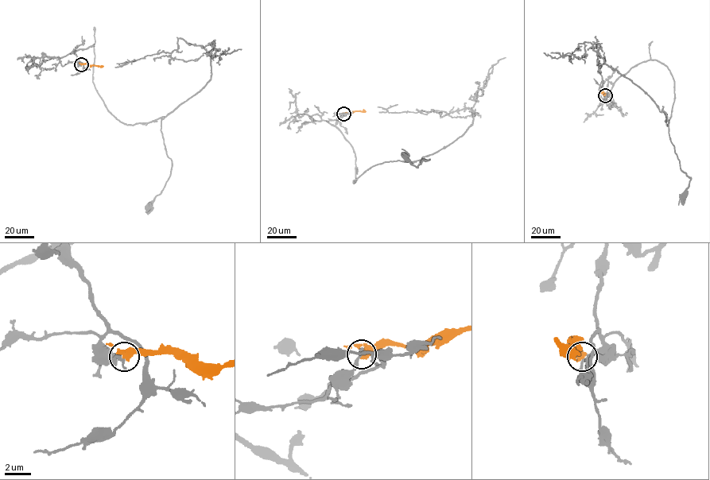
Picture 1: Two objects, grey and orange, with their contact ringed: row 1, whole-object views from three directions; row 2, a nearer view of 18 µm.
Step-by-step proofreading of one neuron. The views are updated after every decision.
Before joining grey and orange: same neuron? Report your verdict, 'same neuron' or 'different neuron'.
different neuron

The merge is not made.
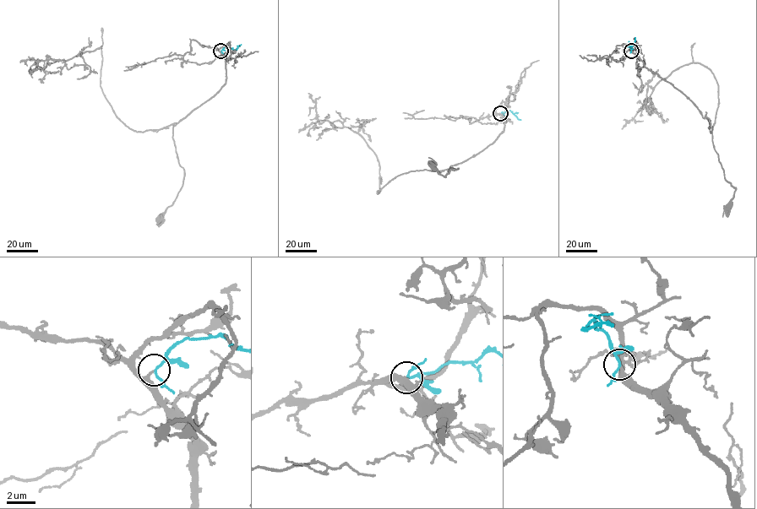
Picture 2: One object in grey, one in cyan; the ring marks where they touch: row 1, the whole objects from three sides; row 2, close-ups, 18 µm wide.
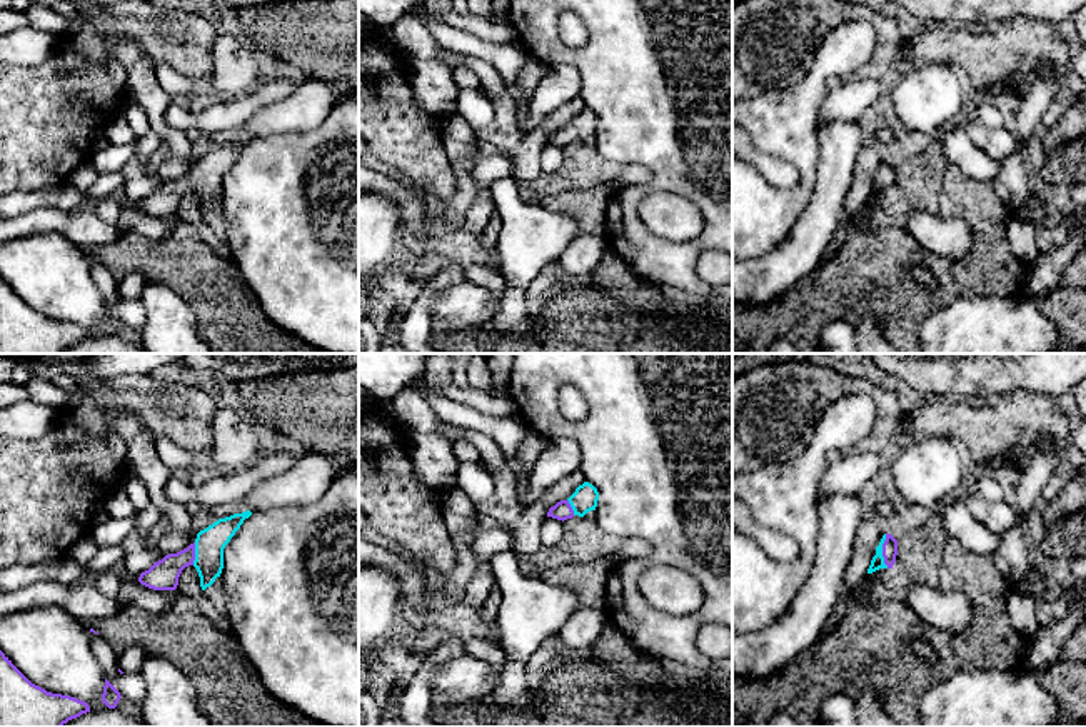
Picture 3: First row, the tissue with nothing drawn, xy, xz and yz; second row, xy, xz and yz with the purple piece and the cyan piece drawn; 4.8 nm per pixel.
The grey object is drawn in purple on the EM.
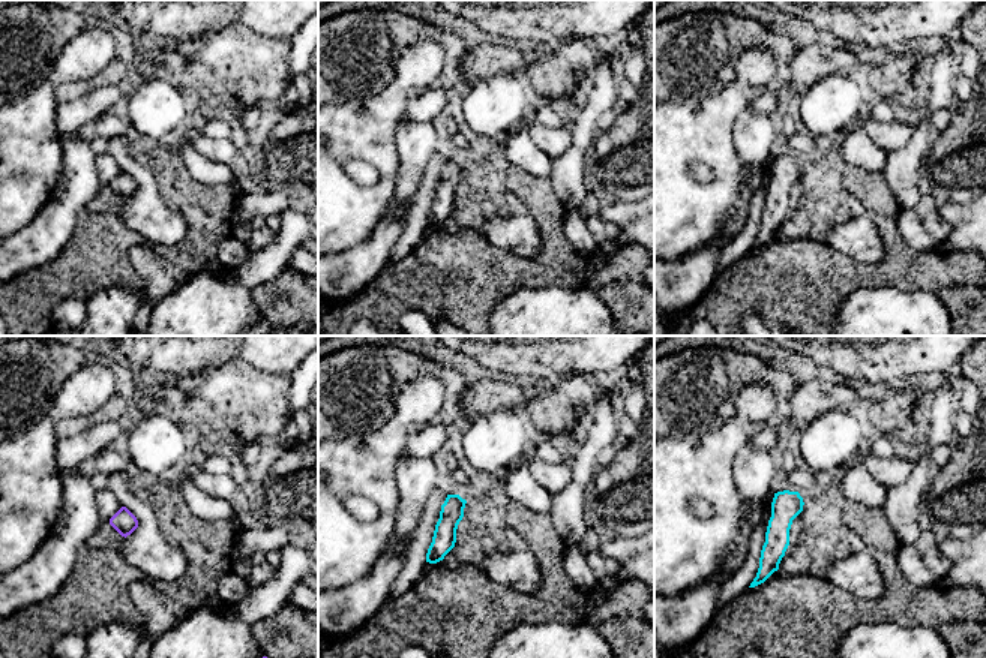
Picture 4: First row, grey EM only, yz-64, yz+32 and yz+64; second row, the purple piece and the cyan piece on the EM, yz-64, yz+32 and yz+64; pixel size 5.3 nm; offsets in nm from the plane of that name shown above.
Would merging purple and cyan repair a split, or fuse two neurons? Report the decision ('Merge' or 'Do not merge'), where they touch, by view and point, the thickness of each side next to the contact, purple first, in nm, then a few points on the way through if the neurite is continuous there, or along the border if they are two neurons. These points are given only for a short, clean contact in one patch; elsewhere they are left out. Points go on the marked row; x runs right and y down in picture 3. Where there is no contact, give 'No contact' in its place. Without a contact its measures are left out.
Merge. Touches purple at yz (883, 551). Thickness 80 nm (purple) against 60 nm. Path across: yz (889, 547), (883, 551), (878, 561)

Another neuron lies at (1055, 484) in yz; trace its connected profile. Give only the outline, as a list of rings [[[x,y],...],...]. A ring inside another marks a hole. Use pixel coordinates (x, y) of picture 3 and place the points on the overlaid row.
[[[1058,470],[1054,472],[1044,484],[1041,490],[1039,507],[1051,502],[1064,487],[1068,480],[1068,472]]]

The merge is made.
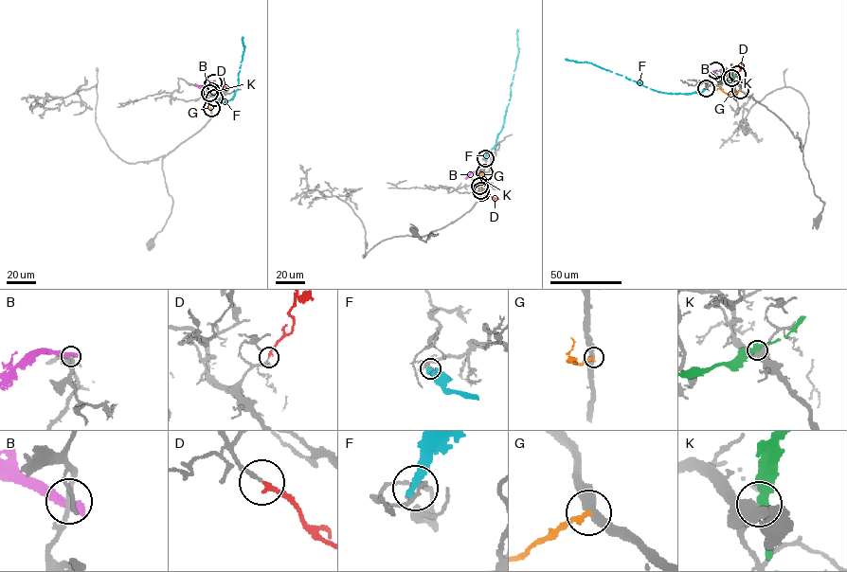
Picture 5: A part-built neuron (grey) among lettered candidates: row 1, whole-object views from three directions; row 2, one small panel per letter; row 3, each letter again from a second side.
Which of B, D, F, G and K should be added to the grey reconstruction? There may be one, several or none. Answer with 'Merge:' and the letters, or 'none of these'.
Merge: D

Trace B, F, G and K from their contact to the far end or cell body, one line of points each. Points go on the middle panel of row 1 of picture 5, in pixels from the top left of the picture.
B: (484, 172), (471, 172), (465, 178)
F: (484, 158), (495, 143), (504, 122), (518, 52), (517, 29)
G: (480, 190), (477, 179), (491, 168)
K: (479, 186), (487, 173)

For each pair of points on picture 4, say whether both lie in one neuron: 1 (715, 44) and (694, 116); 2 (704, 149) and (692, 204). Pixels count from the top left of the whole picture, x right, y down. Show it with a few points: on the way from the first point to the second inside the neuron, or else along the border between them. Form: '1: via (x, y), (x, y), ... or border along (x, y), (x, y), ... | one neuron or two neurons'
1: border along (730, 83), (716, 93), (670, 102) | two neurons
2: via (689, 156), (682, 164), (682, 189) | one neuron

